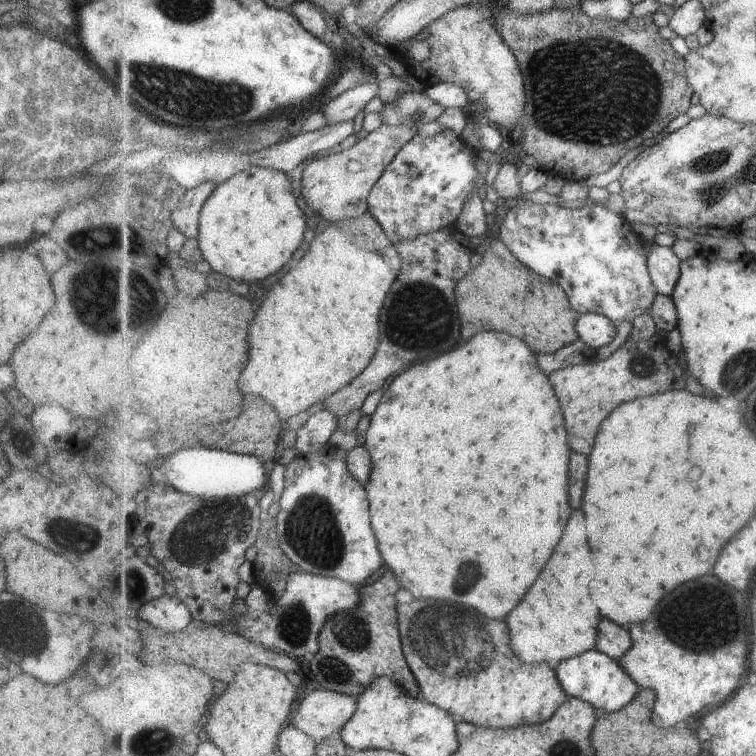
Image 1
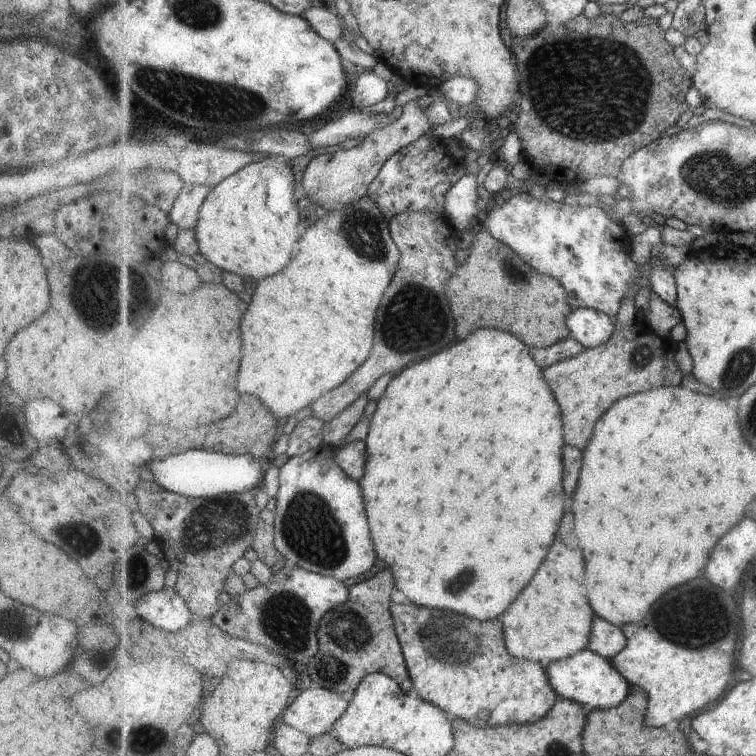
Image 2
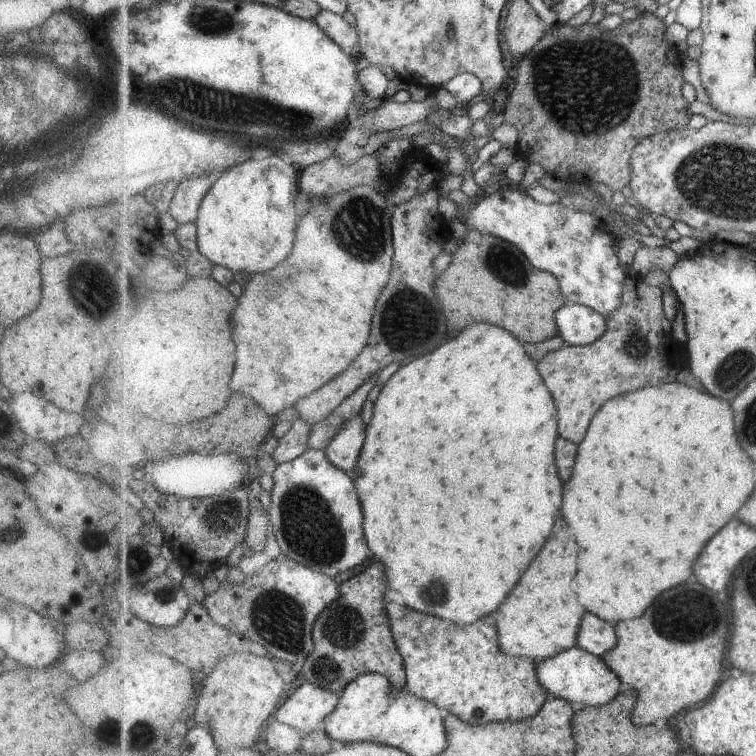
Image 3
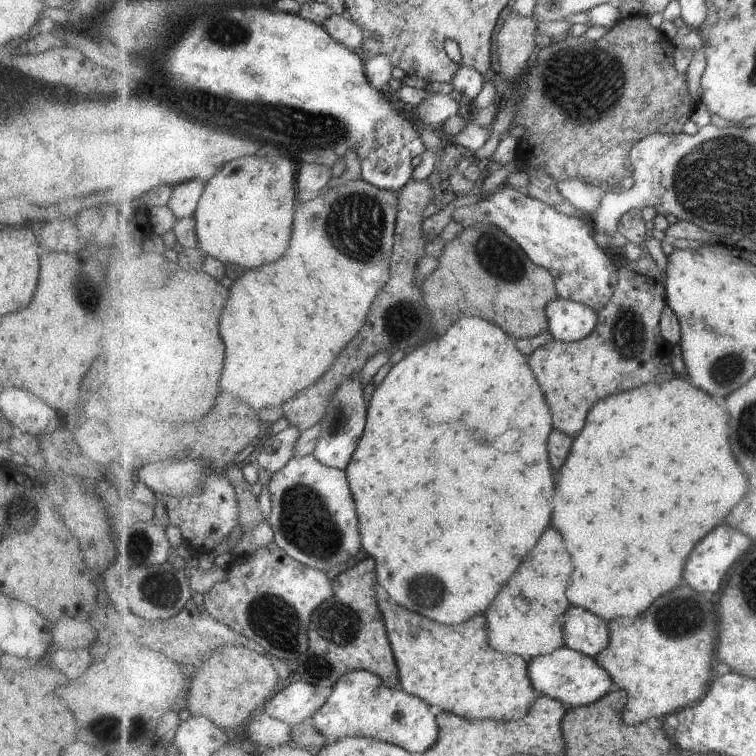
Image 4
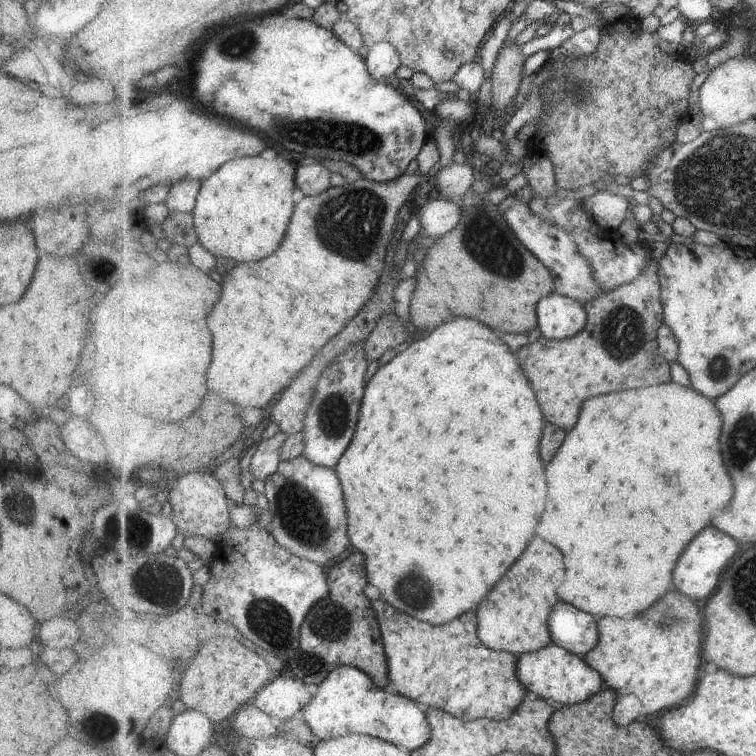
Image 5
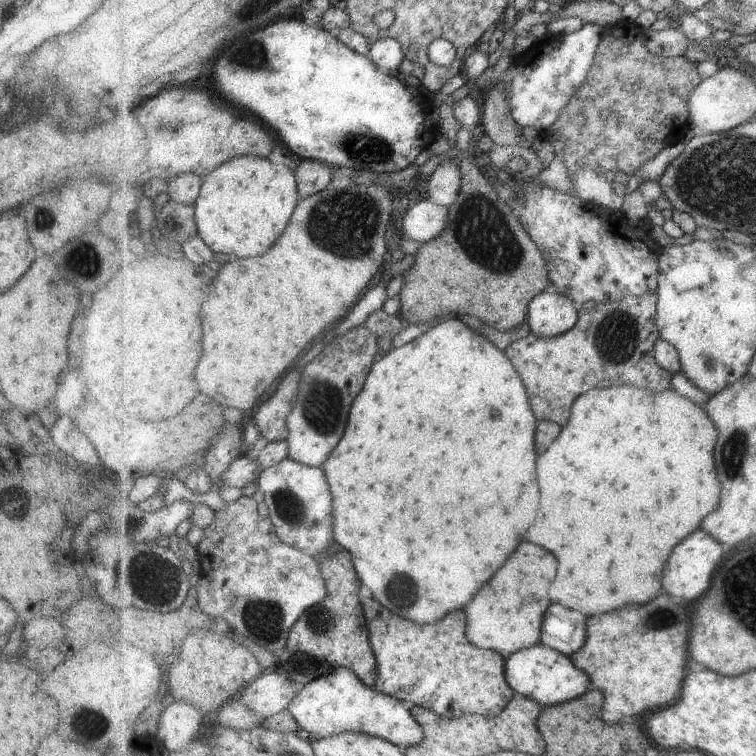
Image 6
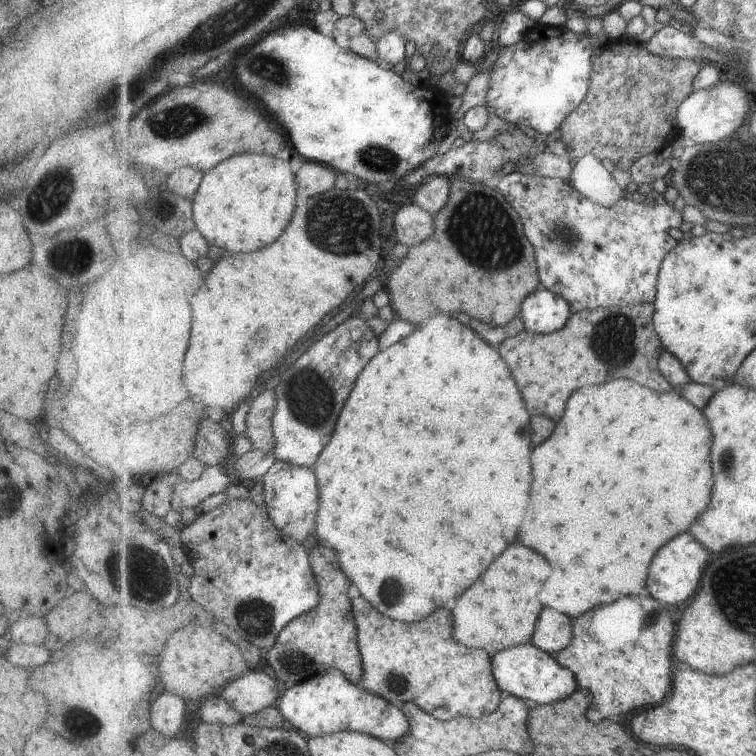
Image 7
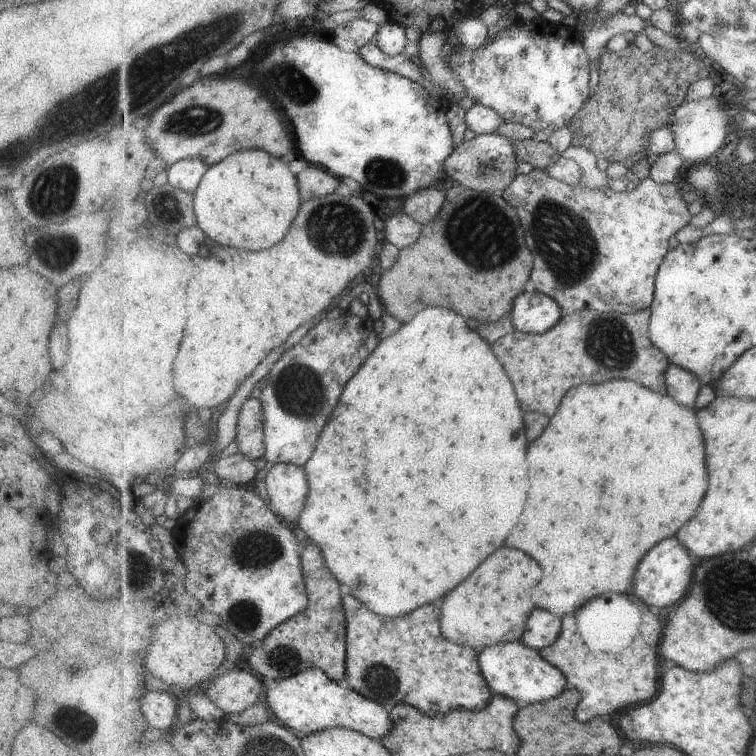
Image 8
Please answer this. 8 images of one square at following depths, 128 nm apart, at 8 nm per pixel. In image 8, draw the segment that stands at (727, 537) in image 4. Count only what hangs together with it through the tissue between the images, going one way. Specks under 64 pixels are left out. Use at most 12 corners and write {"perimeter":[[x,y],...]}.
{"perimeter":[[677,538],[663,540],[635,574],[650,607],[683,600],[696,556]]}

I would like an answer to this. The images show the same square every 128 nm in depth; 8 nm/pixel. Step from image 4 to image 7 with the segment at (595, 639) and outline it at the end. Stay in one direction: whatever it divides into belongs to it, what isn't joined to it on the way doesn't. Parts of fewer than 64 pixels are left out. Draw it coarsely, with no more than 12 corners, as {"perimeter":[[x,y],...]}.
{"perimeter":[[545,608],[532,643],[556,654],[573,640],[567,614]]}

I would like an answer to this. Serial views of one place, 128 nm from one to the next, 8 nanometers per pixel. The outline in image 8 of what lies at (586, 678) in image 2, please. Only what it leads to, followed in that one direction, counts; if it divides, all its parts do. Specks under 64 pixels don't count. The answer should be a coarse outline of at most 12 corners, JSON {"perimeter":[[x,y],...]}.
{"perimeter":[[521,641],[479,653],[492,692],[521,705],[565,690],[564,672]]}

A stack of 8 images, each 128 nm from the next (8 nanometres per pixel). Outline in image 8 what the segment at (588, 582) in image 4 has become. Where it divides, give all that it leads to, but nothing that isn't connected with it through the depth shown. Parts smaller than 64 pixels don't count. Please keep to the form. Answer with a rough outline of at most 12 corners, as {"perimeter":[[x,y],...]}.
{"perimeter":[[571,388],[507,546],[565,616],[699,510],[696,408]]}

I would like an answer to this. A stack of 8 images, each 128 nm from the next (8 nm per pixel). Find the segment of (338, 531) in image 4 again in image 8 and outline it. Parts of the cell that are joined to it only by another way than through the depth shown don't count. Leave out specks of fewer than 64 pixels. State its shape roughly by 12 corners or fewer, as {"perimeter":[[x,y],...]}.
{"perimeter":[[274,464],[267,500],[299,522],[310,494],[305,467]]}

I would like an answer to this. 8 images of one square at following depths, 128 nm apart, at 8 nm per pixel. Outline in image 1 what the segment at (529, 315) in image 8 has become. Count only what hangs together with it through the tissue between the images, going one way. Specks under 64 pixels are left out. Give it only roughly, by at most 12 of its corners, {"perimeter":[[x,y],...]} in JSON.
{"perimeter":[[579,314],[576,331],[594,349],[613,342],[614,320]]}

